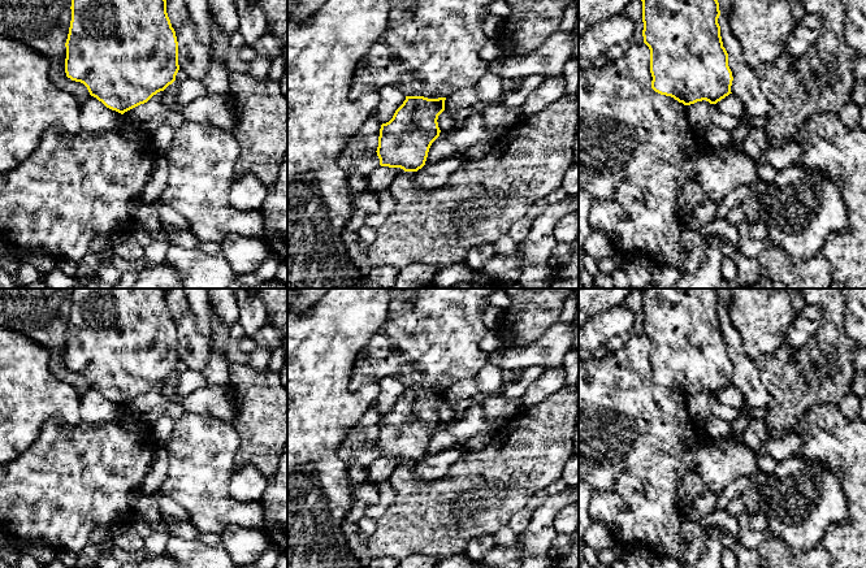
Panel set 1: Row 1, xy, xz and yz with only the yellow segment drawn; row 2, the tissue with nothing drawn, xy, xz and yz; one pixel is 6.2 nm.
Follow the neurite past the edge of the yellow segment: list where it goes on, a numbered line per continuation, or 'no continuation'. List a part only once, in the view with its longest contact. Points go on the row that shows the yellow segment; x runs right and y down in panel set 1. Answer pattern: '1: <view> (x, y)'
no continuation

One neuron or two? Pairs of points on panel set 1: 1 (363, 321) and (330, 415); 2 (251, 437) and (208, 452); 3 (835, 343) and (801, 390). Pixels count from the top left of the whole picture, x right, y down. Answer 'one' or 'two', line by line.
1: one
2: two
3: one

